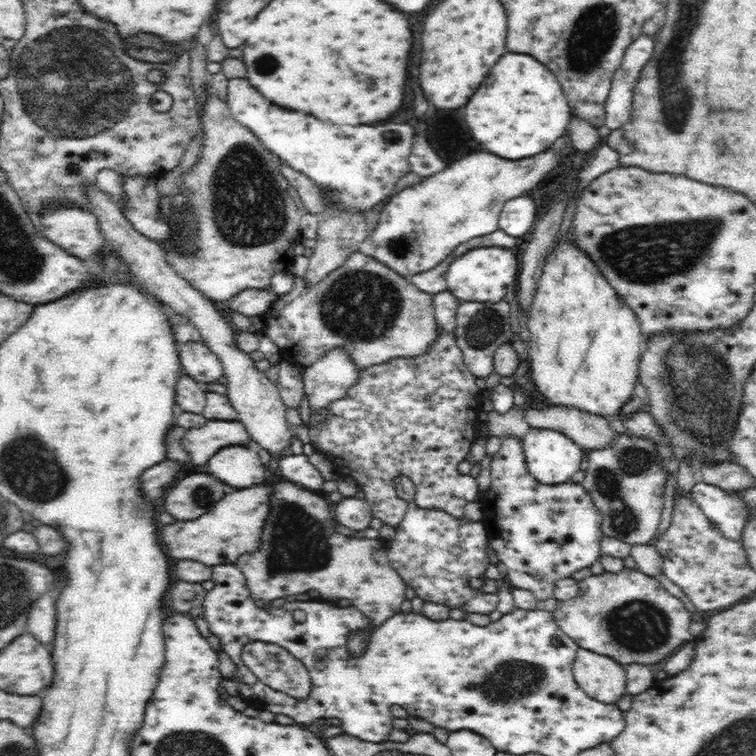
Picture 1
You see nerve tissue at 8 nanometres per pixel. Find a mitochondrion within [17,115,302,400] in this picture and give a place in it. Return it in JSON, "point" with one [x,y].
{"point":[250,209]}

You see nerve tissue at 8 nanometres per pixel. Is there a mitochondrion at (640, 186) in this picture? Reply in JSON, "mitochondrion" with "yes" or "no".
{"mitochondrion":"no"}

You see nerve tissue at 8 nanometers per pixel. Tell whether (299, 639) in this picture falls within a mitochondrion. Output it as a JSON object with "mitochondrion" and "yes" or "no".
{"mitochondrion":"no"}

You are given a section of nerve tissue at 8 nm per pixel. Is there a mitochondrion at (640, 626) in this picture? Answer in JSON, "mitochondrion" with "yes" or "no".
{"mitochondrion":"yes"}

